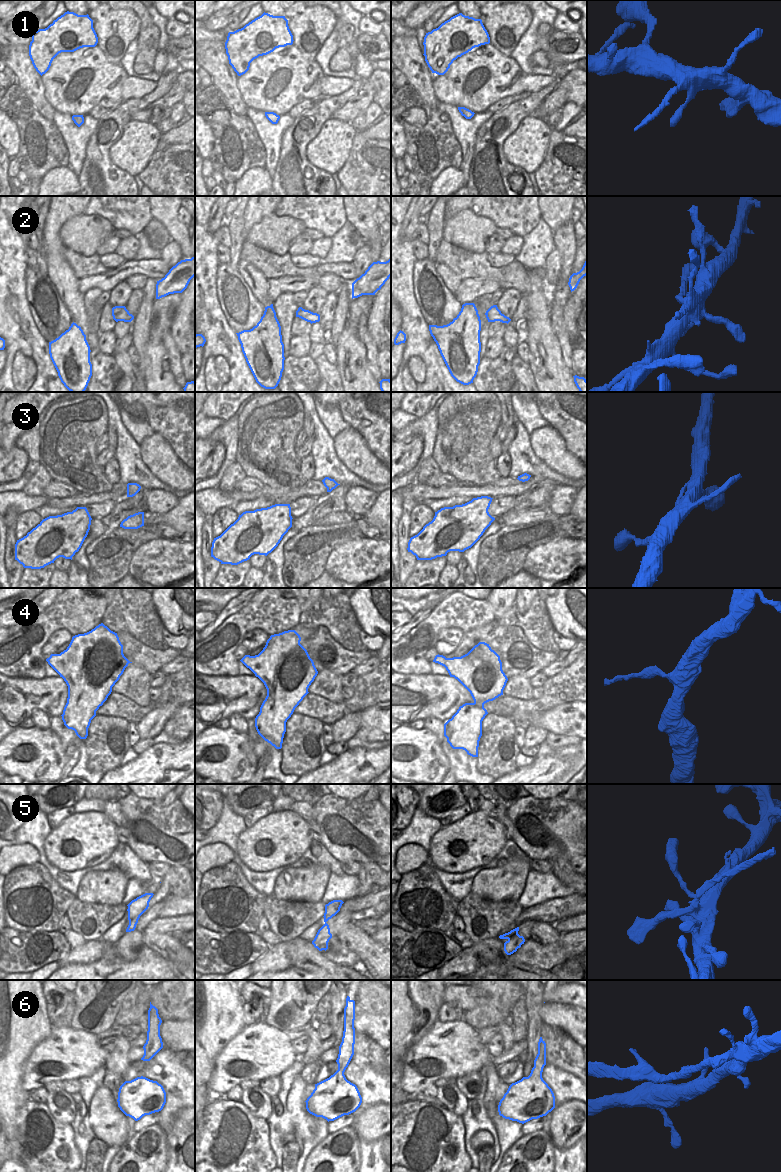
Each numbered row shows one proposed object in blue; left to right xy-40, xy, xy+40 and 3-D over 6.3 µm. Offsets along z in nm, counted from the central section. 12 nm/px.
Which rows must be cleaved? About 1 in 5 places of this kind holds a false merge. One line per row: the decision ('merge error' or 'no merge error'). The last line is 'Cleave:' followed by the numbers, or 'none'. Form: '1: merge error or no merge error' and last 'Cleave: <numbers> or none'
1: merge error
2: no merge error
3: no merge error
4: no merge error
5: merge error
6: no merge error
Cleave: 1, 5

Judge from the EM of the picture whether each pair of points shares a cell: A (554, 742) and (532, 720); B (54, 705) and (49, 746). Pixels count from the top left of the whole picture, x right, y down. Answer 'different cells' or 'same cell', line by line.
A: different cells
B: different cells

